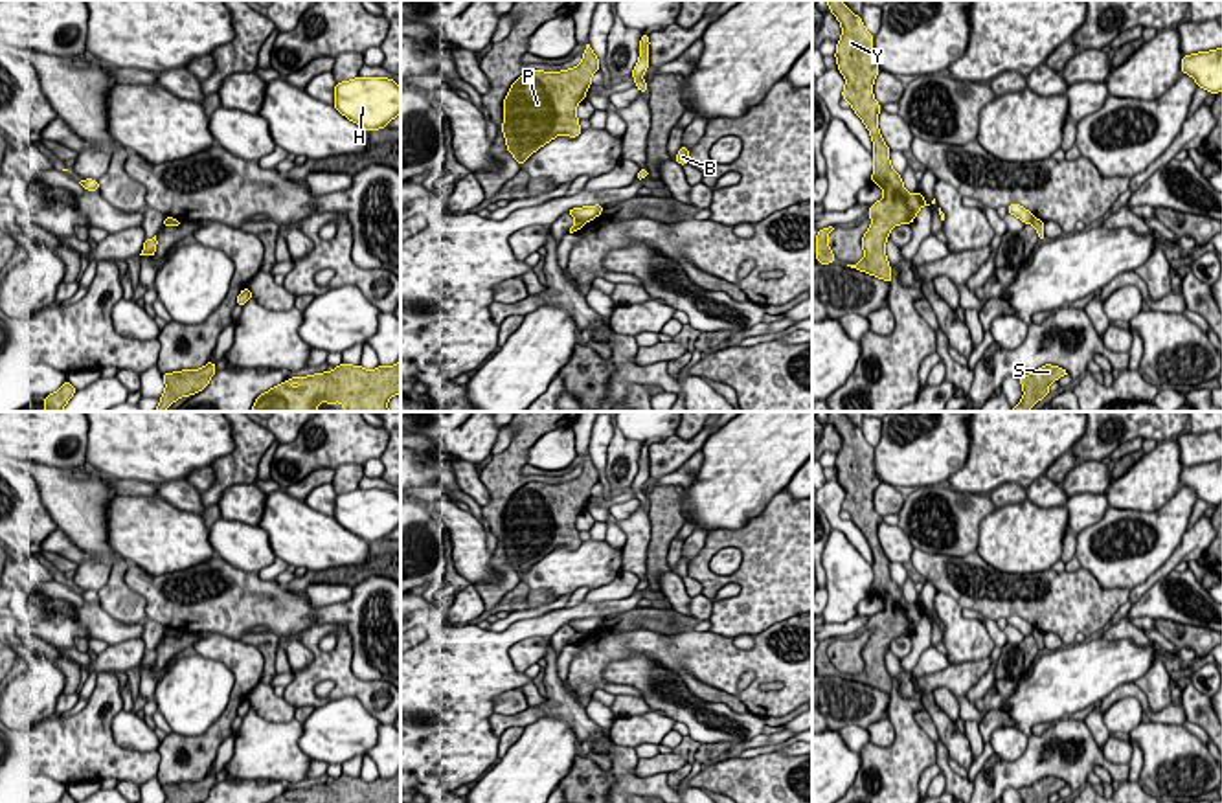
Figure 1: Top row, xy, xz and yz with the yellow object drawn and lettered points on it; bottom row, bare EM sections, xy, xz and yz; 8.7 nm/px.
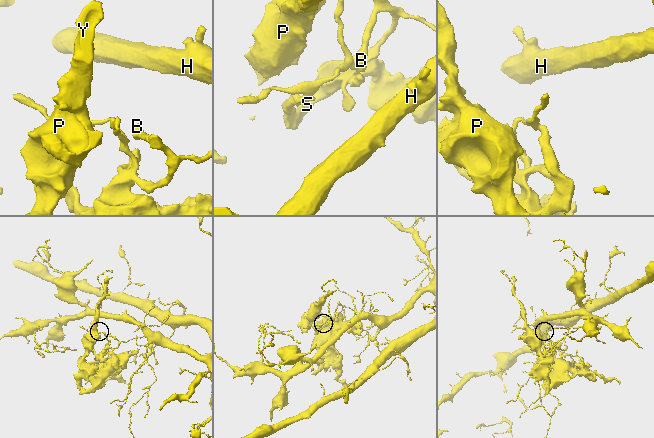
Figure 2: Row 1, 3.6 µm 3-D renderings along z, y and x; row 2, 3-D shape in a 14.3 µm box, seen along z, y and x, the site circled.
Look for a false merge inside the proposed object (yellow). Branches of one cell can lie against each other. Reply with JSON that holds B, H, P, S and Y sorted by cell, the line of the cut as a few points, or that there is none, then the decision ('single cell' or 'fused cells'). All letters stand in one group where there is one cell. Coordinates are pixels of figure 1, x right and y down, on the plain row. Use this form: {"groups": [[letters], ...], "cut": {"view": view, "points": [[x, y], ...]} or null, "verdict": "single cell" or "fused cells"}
{"groups": [["B", "H"], ["P", "S", "Y"]], "cut": {"view": "xz", "points": [[576, 631], [587, 633]]}, "verdict": "fused cells"}

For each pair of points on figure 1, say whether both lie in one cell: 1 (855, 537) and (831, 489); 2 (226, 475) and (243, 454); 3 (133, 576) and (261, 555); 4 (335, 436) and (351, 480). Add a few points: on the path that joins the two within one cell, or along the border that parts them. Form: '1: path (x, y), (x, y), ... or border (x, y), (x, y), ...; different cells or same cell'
1: path (844, 526), (831, 511), (831, 500); same cell
2: path (232, 469), (241, 460); same cell
3: border (217, 554), (232, 565), (258, 574); different cells
4: border (361, 465), (339, 465), (335, 469); different cells

